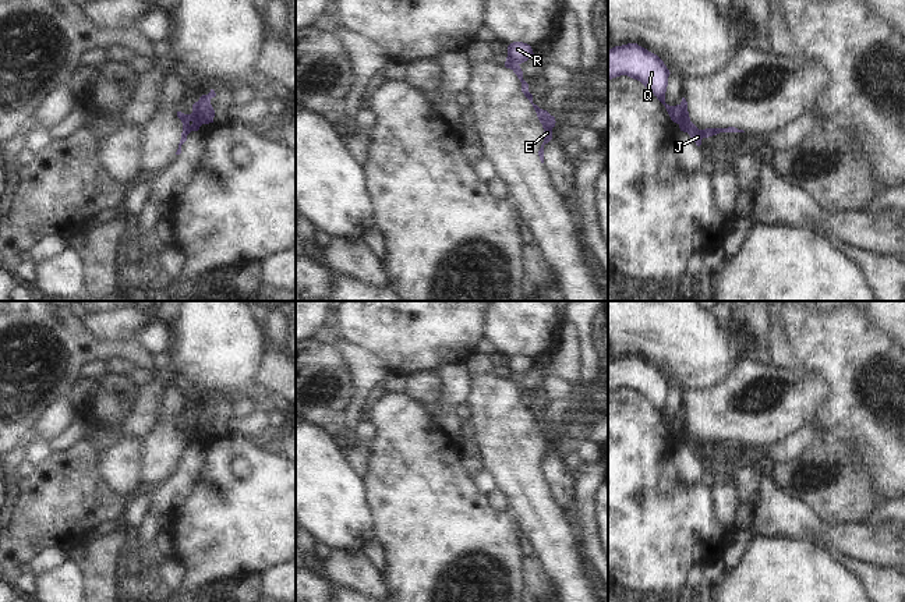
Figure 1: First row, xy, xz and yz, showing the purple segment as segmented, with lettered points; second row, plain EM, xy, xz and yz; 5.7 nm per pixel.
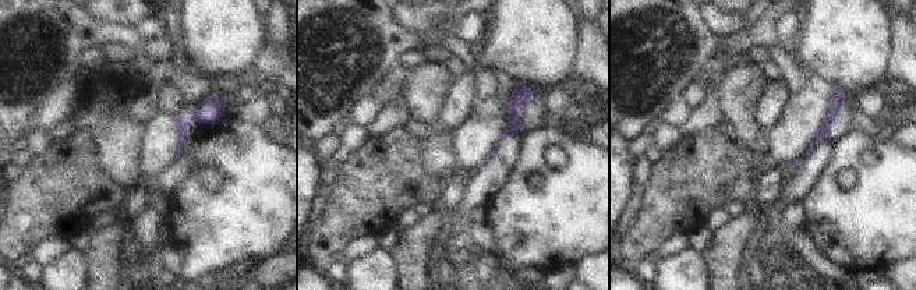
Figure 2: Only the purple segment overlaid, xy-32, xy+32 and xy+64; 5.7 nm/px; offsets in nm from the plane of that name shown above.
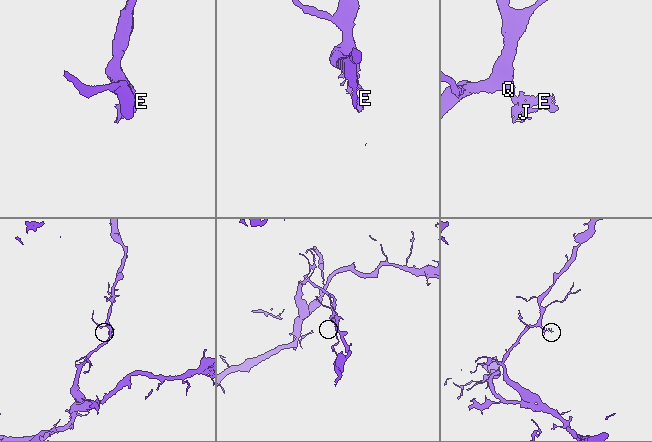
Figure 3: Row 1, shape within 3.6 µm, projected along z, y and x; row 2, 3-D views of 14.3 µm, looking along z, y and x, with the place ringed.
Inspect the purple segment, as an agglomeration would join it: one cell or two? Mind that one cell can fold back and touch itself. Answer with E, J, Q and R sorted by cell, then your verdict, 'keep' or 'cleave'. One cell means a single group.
groups E J / Q R; cleave

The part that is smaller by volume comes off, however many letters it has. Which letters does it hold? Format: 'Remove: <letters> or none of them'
Remove: E, J

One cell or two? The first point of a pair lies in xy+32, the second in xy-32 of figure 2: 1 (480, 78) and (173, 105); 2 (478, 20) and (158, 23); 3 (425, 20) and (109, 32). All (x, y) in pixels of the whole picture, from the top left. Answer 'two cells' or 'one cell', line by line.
1: one cell
2: one cell
3: two cells

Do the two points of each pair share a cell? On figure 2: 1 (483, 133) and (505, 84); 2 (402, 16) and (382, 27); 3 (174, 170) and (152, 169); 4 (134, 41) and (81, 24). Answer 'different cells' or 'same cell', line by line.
1: same cell
2: different cells
3: different cells
4: same cell

